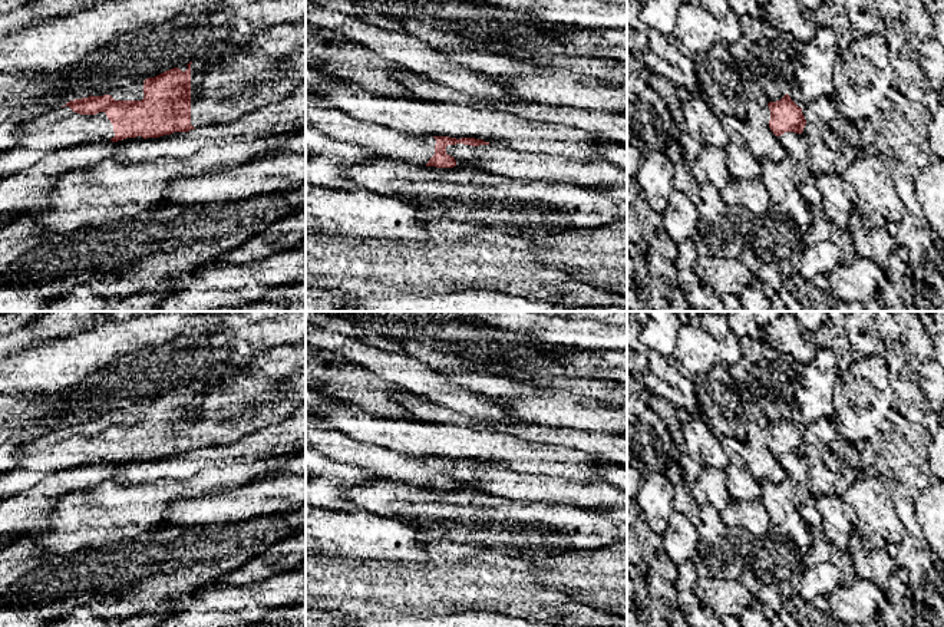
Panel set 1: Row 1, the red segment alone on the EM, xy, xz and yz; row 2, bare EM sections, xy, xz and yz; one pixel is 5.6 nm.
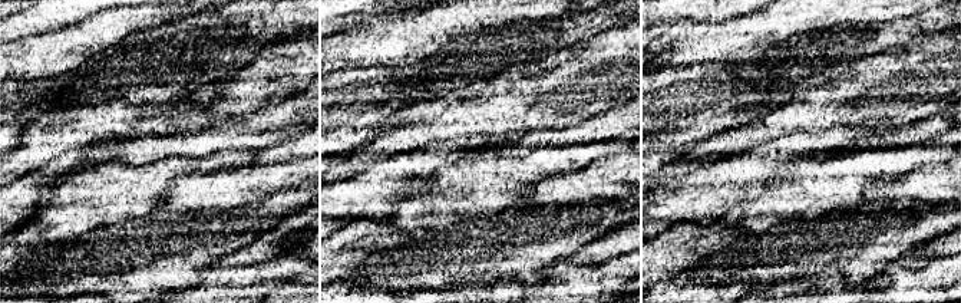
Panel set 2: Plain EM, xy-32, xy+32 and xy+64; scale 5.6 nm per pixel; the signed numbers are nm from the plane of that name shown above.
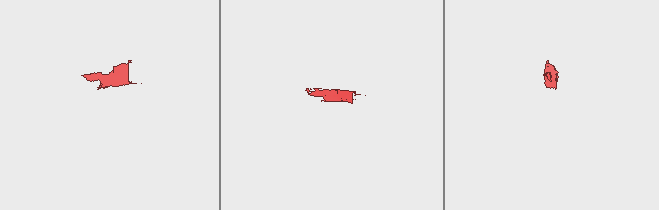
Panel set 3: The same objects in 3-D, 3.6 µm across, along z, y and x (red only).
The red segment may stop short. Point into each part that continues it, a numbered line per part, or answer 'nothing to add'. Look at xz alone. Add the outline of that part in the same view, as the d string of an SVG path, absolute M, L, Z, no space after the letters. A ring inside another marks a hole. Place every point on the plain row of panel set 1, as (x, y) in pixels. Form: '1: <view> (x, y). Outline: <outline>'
1: xz (380, 462). Outline: M306 423L306 446L383 481L426 488L435 476L433 458L397 453L310 423Z

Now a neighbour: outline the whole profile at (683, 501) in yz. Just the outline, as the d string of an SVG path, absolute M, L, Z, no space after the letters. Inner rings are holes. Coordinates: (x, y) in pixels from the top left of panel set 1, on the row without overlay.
M684 484L674 486L673 506L676 512L684 515L699 527L702 506L696 502L690 488Z

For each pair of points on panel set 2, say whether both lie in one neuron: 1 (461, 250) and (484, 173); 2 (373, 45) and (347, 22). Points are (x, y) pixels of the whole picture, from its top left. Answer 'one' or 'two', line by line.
1: two
2: two

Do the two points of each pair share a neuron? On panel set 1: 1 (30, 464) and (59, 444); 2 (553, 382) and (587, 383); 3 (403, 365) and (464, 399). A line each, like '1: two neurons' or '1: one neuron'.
1: one neuron
2: one neuron
3: one neuron

